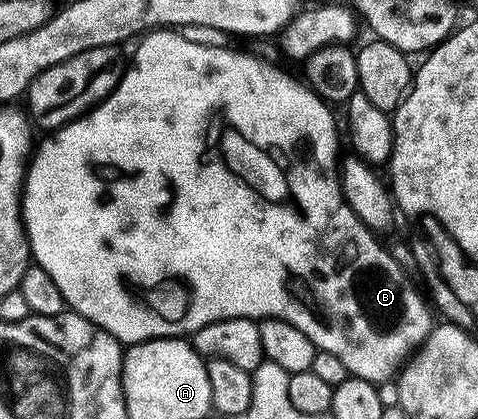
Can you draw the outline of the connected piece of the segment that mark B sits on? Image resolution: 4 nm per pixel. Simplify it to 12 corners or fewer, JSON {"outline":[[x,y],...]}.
{"outline":[[147,32],[45,134],[35,266],[124,345],[281,319],[393,378],[434,320],[333,108]]}

